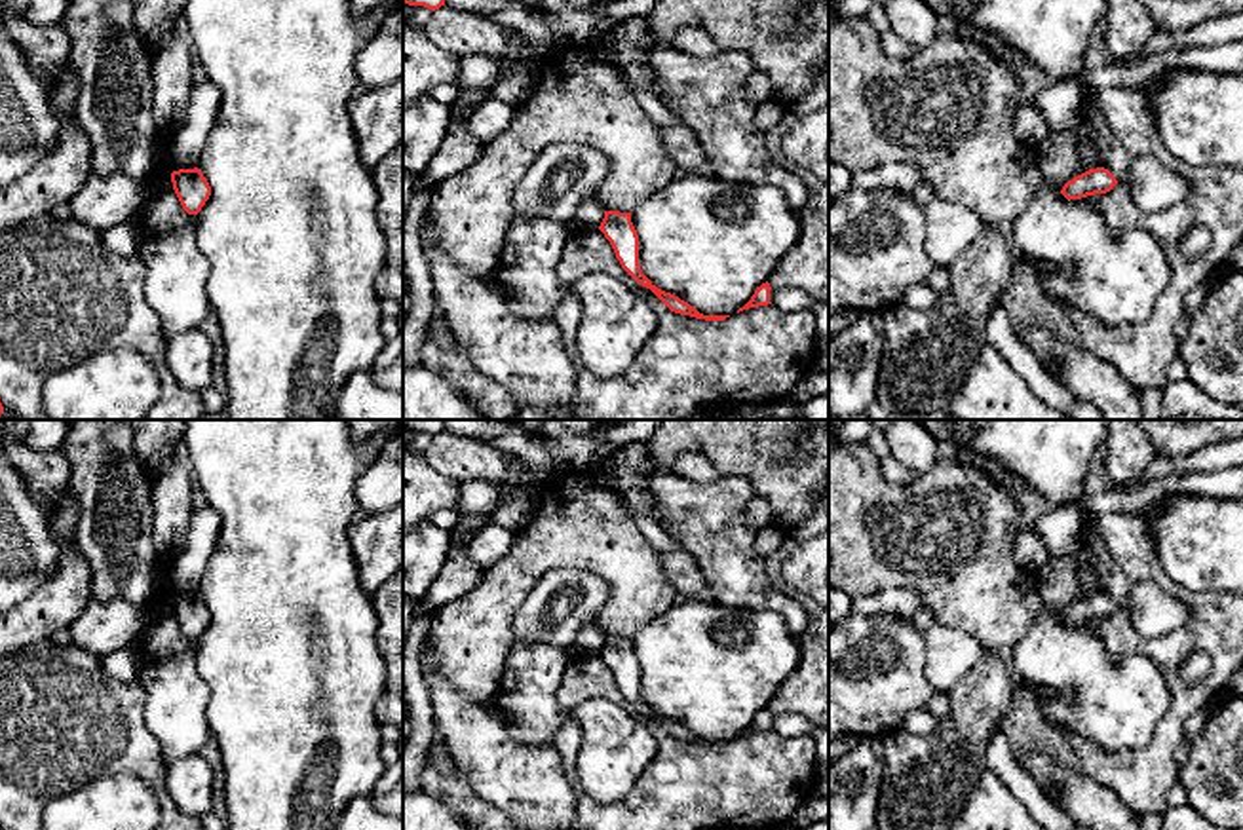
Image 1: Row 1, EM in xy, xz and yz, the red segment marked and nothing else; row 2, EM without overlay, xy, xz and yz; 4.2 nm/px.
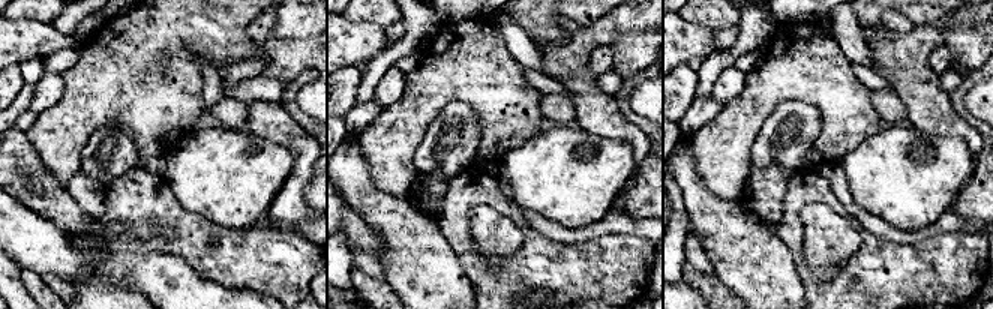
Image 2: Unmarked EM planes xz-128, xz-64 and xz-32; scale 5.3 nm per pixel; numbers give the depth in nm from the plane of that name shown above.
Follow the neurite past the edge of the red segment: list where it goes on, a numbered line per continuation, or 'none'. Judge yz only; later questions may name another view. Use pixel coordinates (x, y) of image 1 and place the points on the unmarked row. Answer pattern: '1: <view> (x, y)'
none

